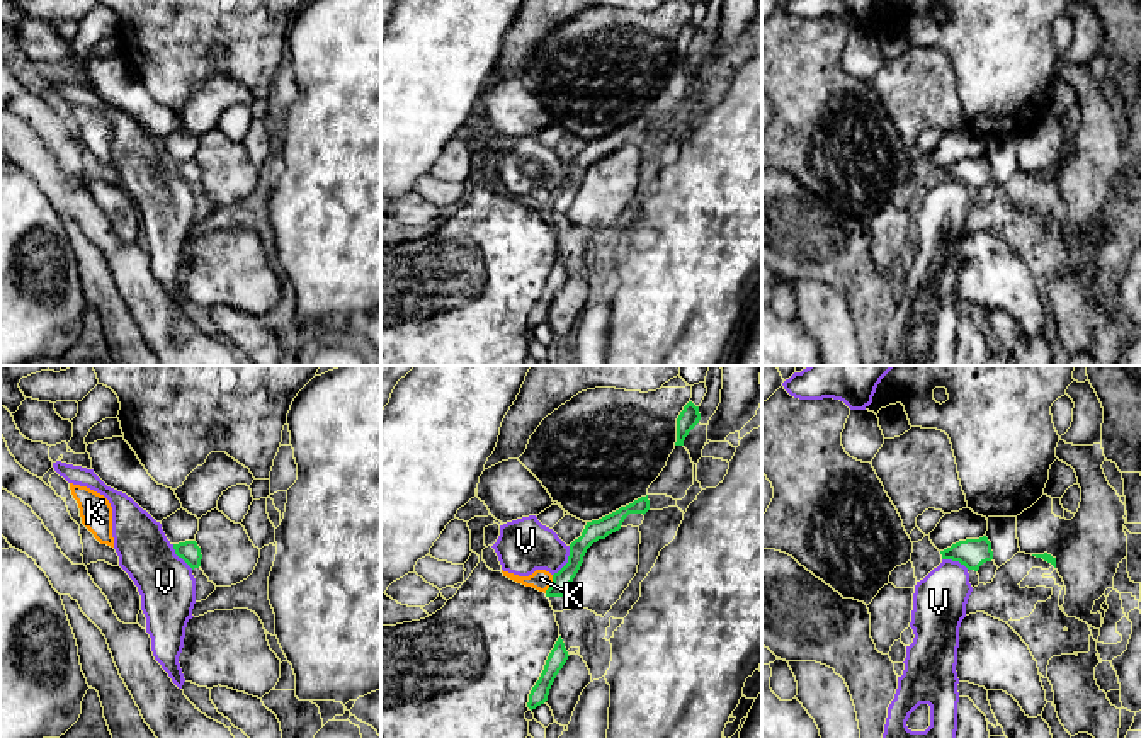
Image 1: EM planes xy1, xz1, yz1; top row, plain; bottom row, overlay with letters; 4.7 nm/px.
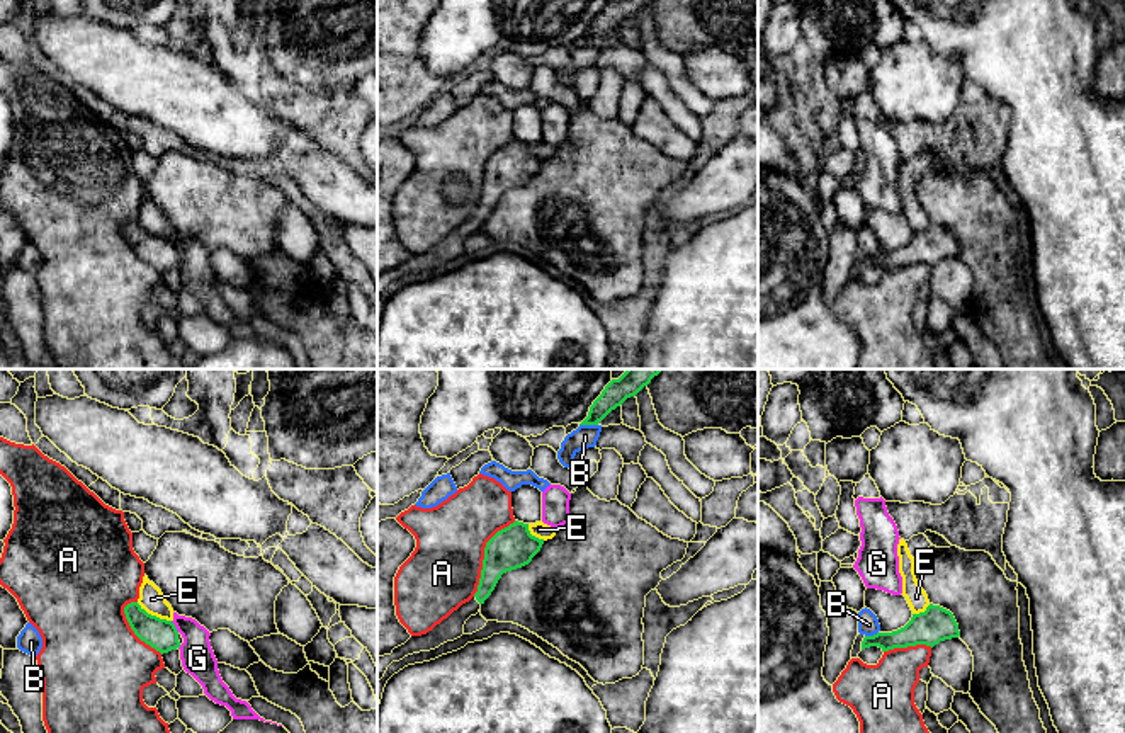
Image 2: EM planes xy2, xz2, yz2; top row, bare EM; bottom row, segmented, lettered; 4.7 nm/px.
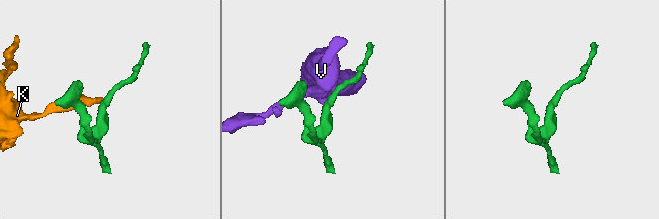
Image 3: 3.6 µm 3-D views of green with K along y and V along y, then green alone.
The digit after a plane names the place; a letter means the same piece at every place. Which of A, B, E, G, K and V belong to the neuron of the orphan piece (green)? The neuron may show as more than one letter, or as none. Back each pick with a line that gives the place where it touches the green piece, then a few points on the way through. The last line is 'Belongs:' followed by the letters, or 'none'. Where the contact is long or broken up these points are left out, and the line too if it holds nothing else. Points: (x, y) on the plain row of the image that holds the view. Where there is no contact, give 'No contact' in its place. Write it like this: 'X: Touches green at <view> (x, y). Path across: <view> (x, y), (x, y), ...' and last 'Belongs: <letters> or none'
Belongs: none

